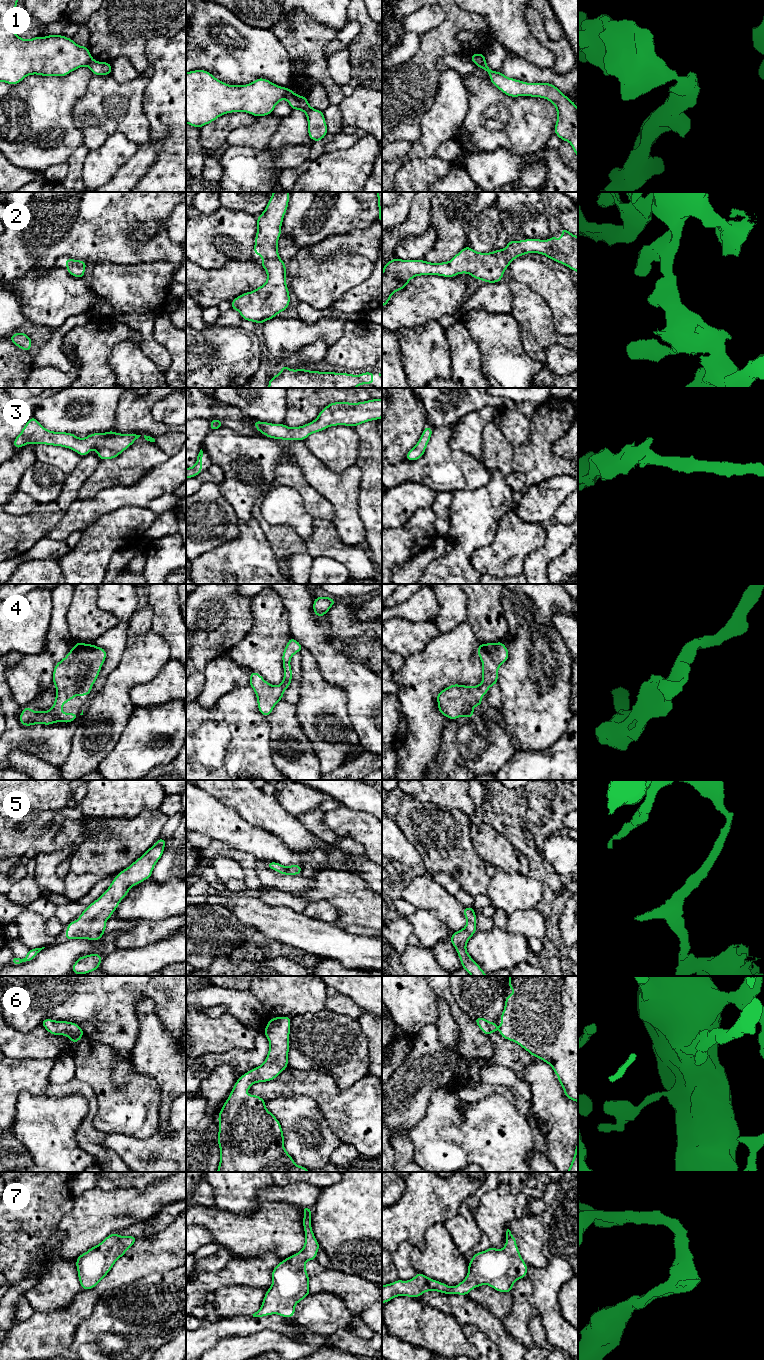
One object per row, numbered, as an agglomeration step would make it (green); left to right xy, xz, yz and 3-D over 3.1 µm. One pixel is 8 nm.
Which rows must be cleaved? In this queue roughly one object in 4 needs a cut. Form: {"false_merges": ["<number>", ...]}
{"false_merges": ["1"]}

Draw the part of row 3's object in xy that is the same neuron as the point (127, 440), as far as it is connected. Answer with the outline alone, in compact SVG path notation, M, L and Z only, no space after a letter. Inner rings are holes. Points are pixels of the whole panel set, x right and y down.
M31 417L21 433L14 439L15 449L27 444L45 444L69 448L81 457L95 449L100 460L114 459L130 447L141 435L115 433L92 433L85 438L79 438L73 433L47 430L35 417Z

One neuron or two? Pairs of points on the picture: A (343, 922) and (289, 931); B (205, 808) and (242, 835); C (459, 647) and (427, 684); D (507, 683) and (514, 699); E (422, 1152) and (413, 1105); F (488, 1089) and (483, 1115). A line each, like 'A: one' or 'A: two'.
A: two
B: one
C: one
D: one
E: two
F: two

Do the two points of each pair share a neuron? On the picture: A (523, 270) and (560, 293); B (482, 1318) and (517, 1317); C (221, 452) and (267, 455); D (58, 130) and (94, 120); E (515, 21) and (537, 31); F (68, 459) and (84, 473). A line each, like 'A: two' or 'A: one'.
A: one
B: two
C: one
D: two
E: two
F: two

